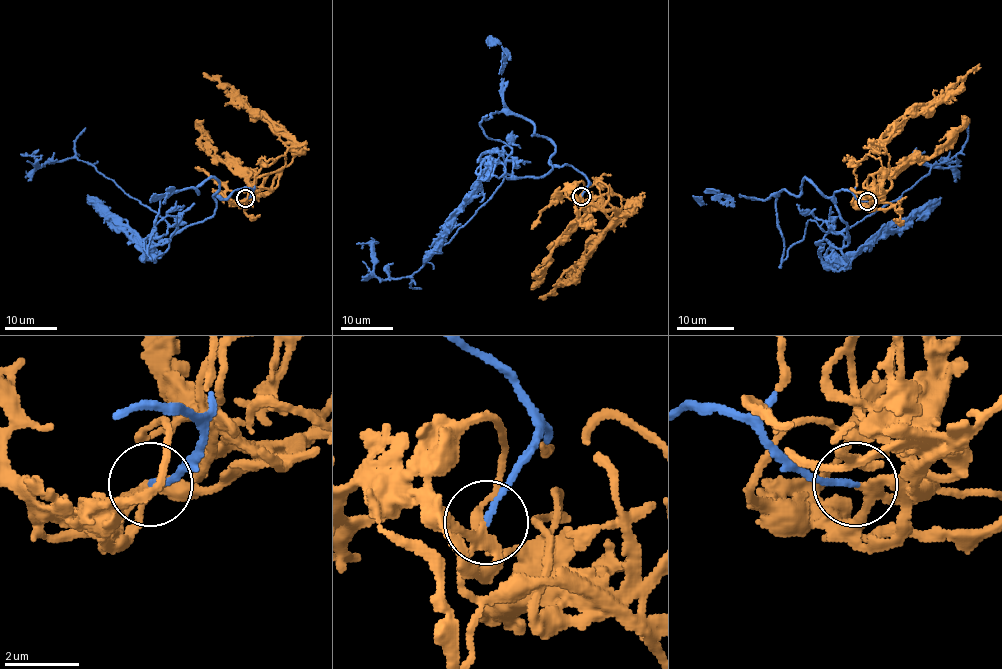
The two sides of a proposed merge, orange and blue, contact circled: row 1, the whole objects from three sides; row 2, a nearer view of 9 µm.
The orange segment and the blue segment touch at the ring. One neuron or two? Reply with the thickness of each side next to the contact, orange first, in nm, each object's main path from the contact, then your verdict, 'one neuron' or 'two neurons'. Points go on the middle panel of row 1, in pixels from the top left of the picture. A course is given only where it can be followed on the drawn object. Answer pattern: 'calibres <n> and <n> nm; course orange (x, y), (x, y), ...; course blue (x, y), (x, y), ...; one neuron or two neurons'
calibres 190 and 150 nm; course orange (581, 195), (581, 199), (593, 209), (614, 210), (618, 215), (634, 213), (621, 216), (565, 281), (539, 298); course blue (581, 195), (571, 165), (525, 177), (507, 161), (410, 276), (380, 280), (373, 247), (356, 244); one neuron

